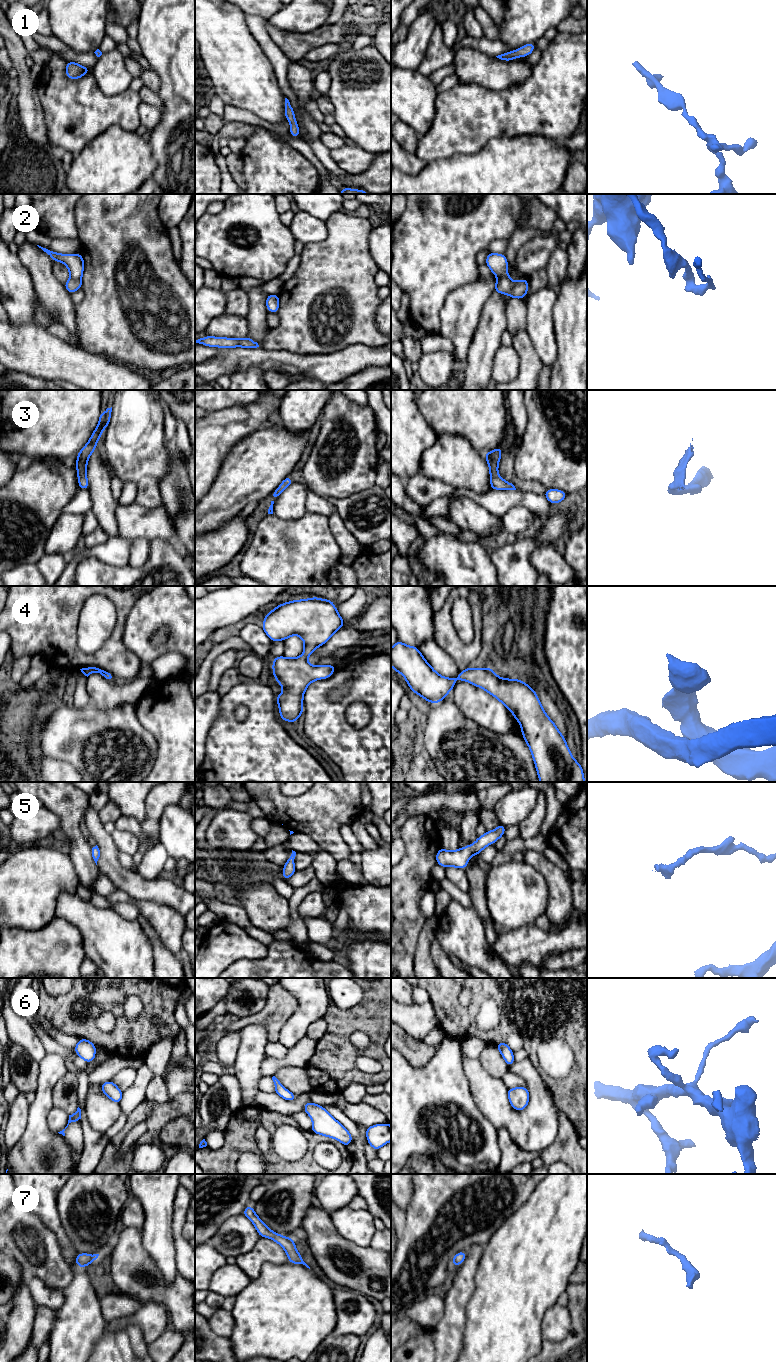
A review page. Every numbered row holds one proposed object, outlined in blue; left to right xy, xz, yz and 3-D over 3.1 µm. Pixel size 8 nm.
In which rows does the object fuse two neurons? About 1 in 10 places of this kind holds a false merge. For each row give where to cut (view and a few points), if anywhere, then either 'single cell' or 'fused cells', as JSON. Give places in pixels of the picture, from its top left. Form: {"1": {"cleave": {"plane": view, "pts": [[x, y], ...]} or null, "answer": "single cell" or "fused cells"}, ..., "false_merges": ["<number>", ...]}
{"1": {"cleave": null, "answer": "single cell"}, "2": {"cleave": {"plane": "xy", "pts": [[70, 273], [81, 276]]}, "answer": "fused cells"}, "3": {"cleave": null, "answer": "single cell"}, "4": {"cleave": null, "answer": "single cell"}, "5": {"cleave": null, "answer": "single cell"}, "6": {"cleave": null, "answer": "single cell"}, "7": {"cleave": null, "answer": "single cell"}, "false_merges": ["2"]}

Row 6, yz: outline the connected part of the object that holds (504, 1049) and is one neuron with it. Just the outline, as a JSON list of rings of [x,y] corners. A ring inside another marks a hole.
[[[500,1042],[500,1043],[496,1043],[495,1046],[500,1051],[500,1053],[503,1056],[508,1067],[512,1066],[513,1063],[515,1062],[515,1059],[513,1056],[513,1051],[510,1049],[510,1047],[507,1045],[507,1043]]]

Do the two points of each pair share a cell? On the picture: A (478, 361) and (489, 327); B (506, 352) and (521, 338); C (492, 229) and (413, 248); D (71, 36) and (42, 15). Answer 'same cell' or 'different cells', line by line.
A: same cell
B: different cells
C: same cell
D: different cells

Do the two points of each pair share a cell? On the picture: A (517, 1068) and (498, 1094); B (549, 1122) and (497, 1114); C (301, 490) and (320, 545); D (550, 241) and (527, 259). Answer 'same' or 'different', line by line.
A: same
B: same
C: different
D: same

